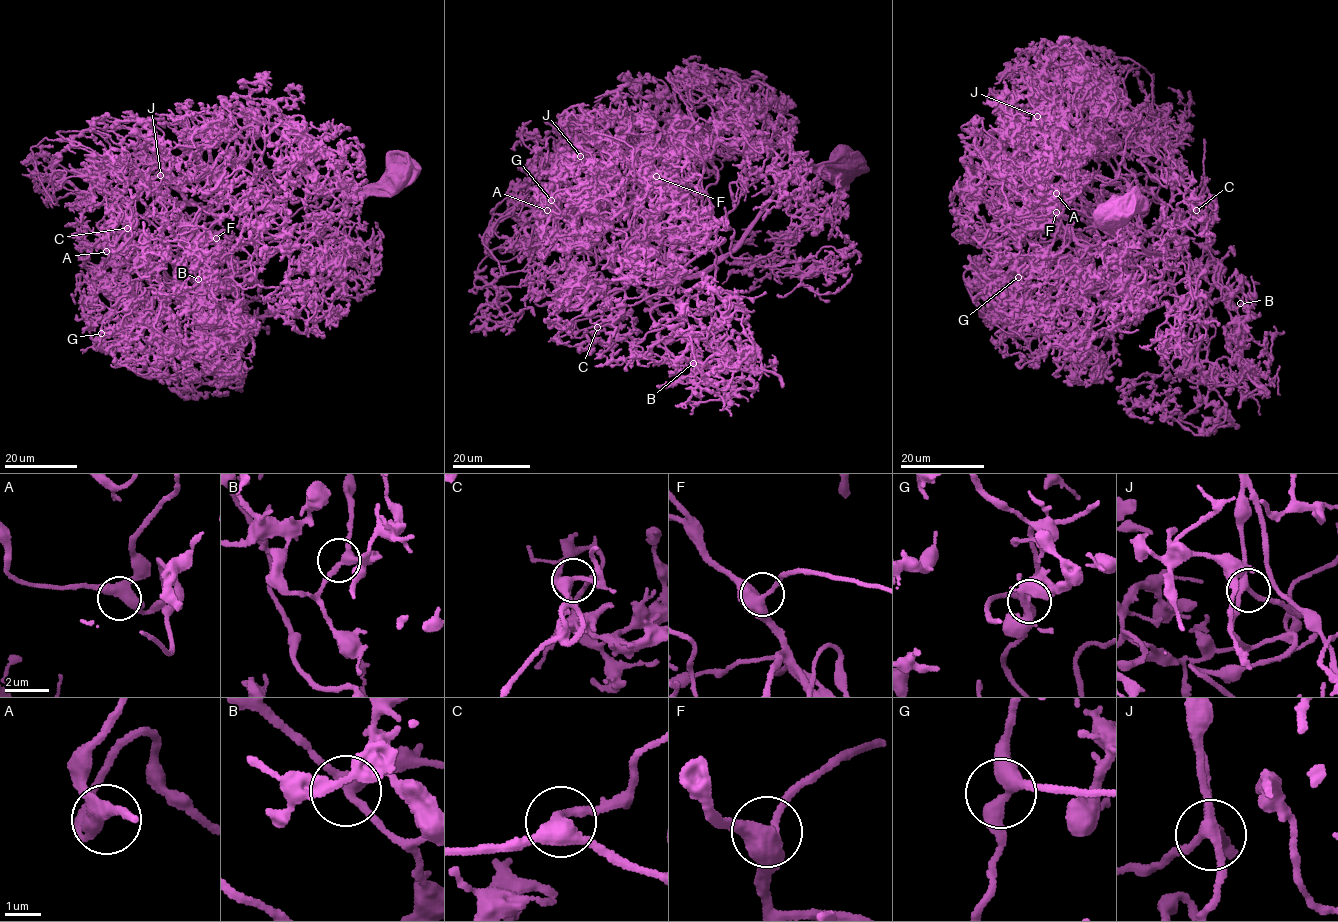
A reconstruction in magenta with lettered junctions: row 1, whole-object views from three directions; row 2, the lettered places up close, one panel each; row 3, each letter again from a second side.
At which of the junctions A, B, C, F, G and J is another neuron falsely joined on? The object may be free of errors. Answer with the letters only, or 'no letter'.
no letter

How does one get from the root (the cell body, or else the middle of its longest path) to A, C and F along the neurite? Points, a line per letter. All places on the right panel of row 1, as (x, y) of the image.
A: (1117, 206), (1103, 222), (1162, 255), (1141, 240), (1170, 176), (1136, 152), (1116, 171), (1070, 151), (1056, 193)
C: (1117, 206), (1103, 222), (1158, 256), (1144, 232), (1162, 218), (1153, 241), (1177, 241), (1196, 210)
F: (1117, 206), (1124, 208), (1121, 214), (1107, 212), (1103, 222), (1125, 239), (1162, 255), (1083, 247), (1056, 212)

